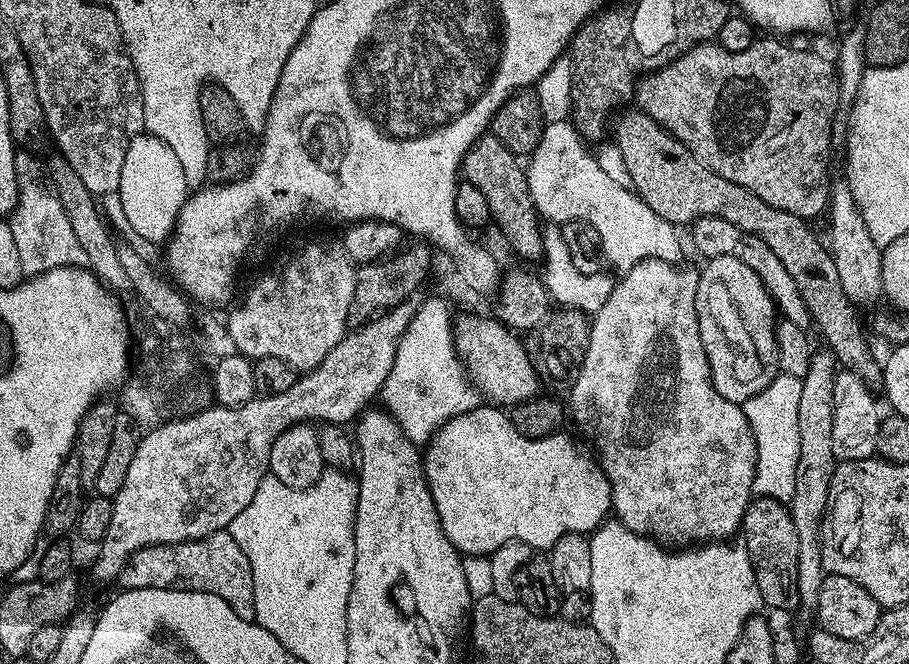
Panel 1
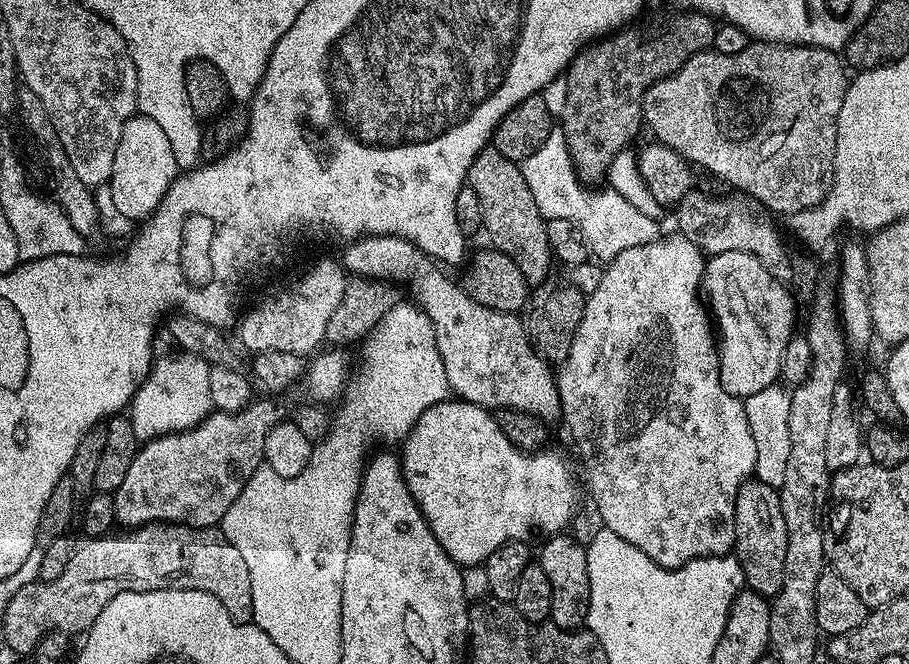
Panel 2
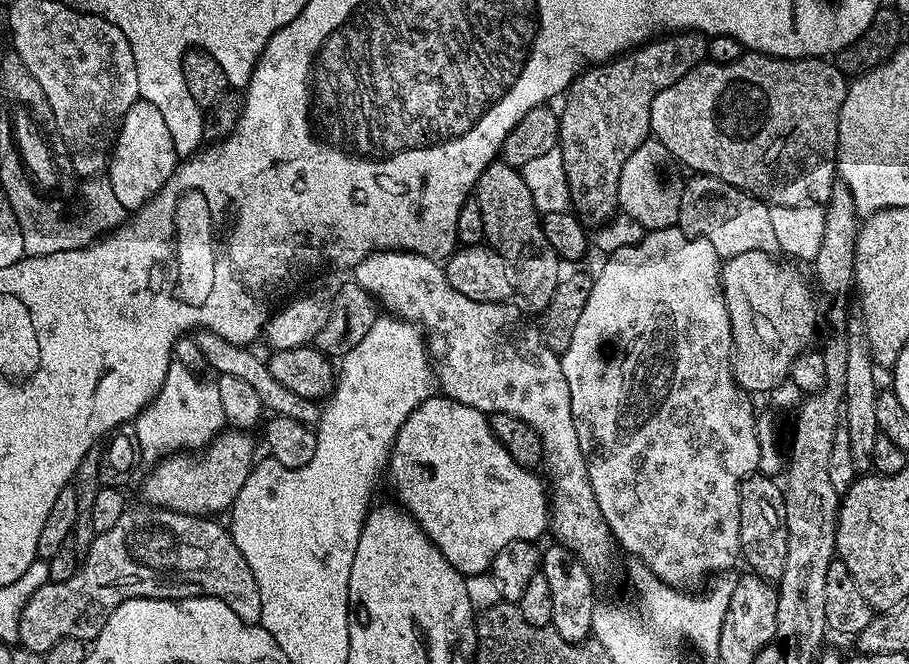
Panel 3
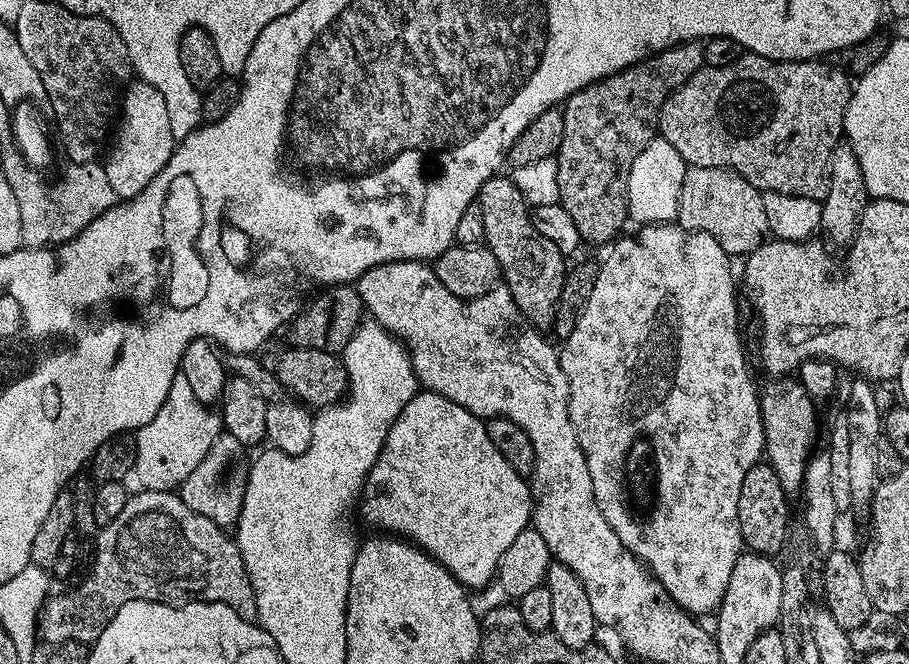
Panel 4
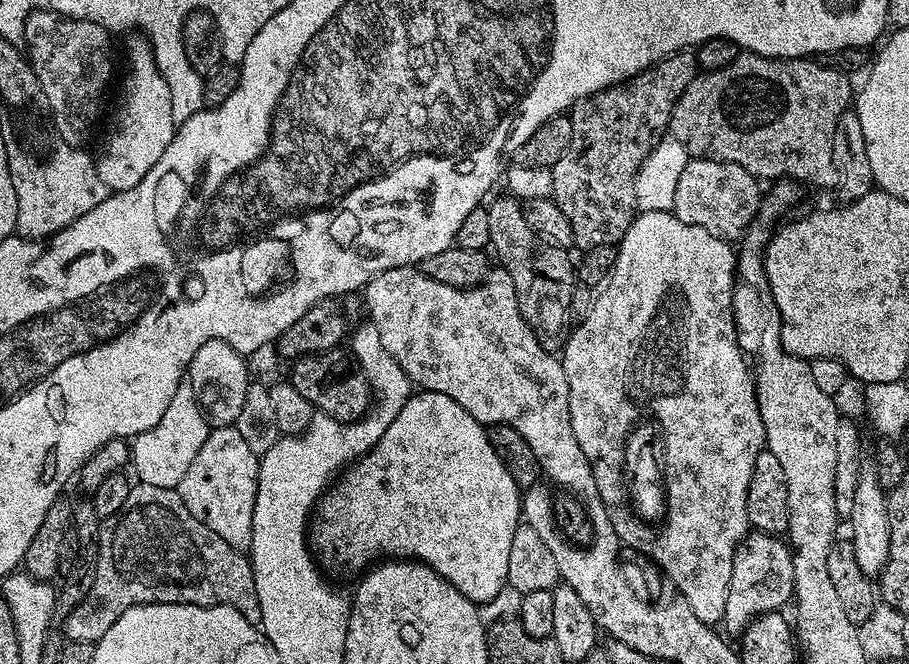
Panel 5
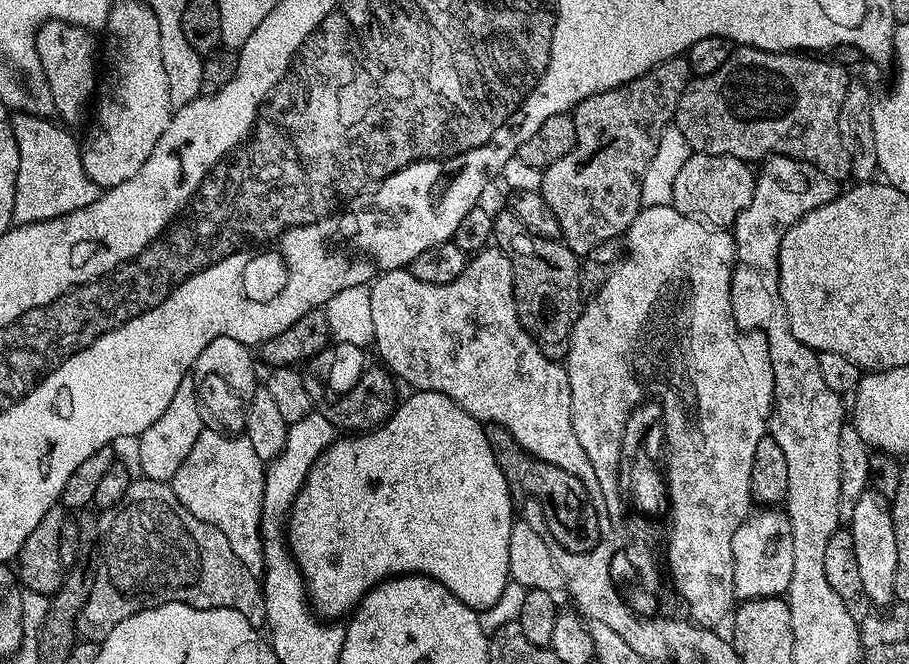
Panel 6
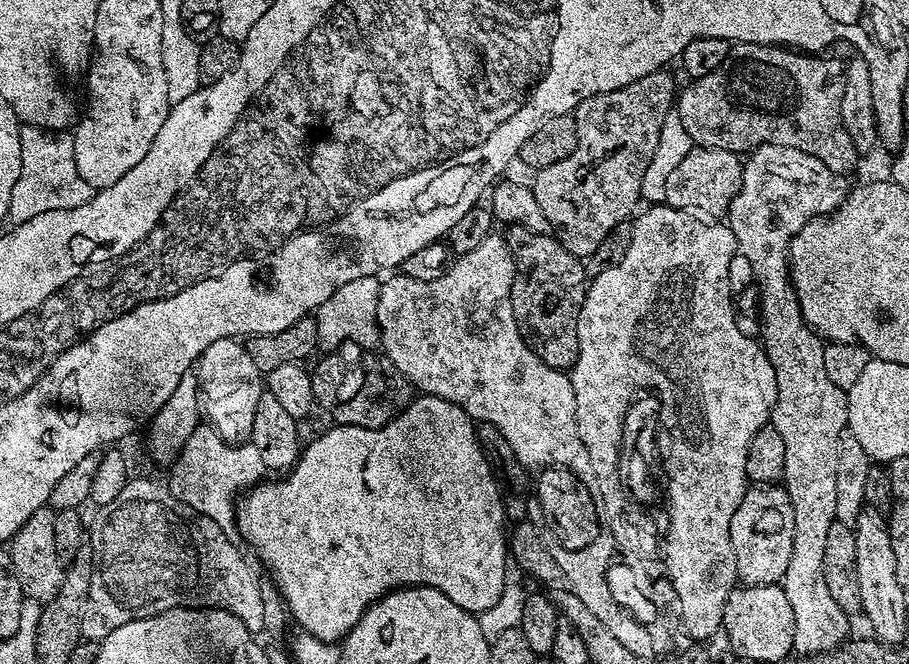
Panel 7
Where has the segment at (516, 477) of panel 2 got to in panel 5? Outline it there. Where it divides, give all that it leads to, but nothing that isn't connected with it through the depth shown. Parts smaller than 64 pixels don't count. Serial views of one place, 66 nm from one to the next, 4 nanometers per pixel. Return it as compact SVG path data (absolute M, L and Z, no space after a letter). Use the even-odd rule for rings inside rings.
M434 392L409 396L406 406L398 410L398 418L390 422L386 434L382 434L378 443L365 456L361 456L355 464L351 465L343 473L342 478L337 479L317 500L307 533L311 551L325 569L349 568L350 571L359 573L373 562L379 561L381 557L411 558L420 561L421 564L431 566L439 576L446 578L446 582L450 582L450 586L454 586L454 590L462 590L462 594L466 594L466 598L470 598L473 604L481 606L490 602L507 585L510 541L514 539L514 530L520 523L522 523L522 489L514 482L510 470L504 468L502 458L498 458L494 446L490 446L487 427L478 423L470 414L466 414L466 410L462 410L462 406L454 402L454 398L446 398L444 394Z

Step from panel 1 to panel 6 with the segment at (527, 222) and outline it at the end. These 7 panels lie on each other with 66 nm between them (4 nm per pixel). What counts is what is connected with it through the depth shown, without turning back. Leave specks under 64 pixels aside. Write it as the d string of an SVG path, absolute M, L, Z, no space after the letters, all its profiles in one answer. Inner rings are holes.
M511 210L495 213L492 235L495 247L505 252L512 263L516 309L522 326L546 358L563 361L568 355L572 327L582 307L581 261L560 240L547 240L529 232Z

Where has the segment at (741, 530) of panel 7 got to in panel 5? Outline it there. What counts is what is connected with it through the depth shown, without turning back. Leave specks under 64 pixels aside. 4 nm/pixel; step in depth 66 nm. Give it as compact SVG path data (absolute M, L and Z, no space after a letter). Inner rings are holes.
M749 531L737 546L732 559L730 590L726 594L726 610L722 621L723 631L743 634L752 620L757 620L768 612L780 612L783 604L793 599L795 590L791 547L779 535Z

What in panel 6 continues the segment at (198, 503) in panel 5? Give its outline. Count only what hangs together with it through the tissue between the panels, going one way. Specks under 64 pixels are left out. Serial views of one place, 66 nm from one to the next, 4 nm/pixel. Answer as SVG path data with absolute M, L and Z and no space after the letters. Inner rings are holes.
M204 428L170 481L182 506L199 521L220 530L242 566L251 569L251 576L259 580L265 572L261 522L266 472L266 462L255 453L248 436Z

